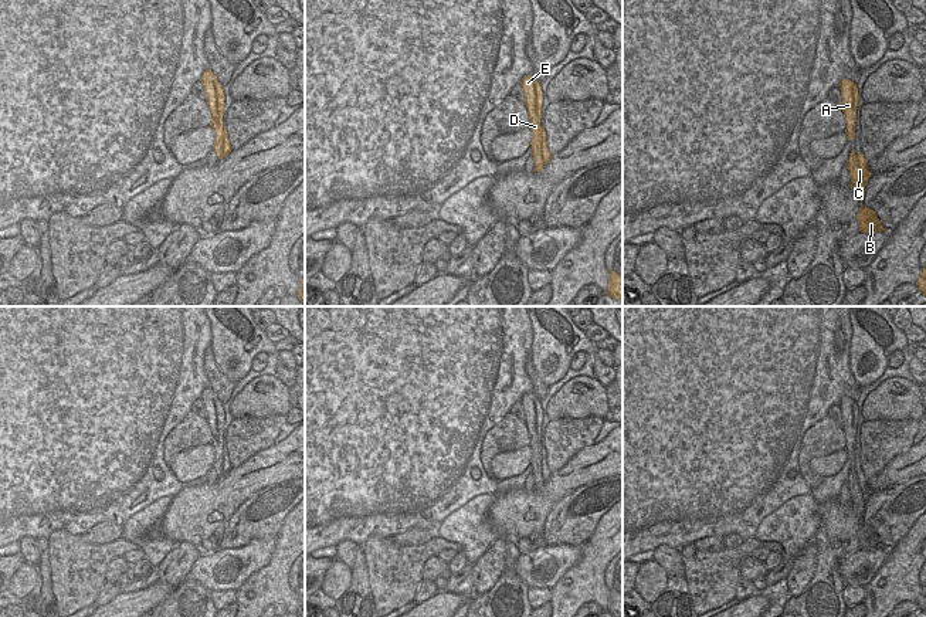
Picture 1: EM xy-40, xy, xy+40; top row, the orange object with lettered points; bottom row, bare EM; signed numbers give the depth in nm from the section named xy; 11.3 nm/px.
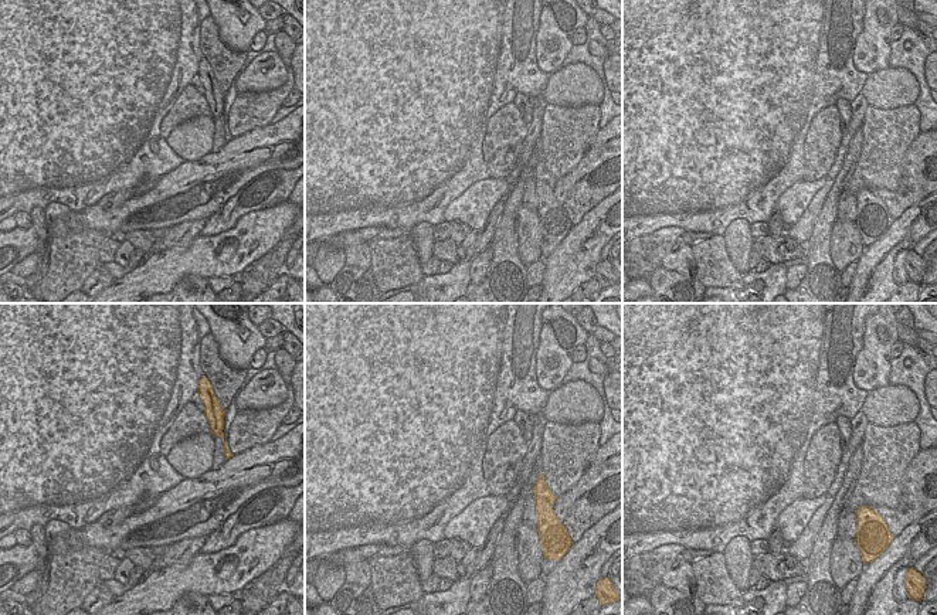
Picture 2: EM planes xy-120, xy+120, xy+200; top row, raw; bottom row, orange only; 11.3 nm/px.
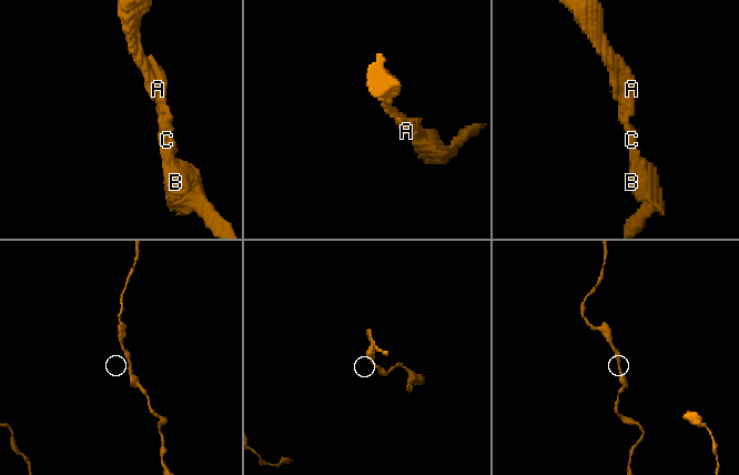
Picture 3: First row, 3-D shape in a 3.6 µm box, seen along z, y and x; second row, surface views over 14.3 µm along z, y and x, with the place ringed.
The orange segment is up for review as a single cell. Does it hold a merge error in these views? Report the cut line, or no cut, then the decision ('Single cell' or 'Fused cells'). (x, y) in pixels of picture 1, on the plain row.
No split. Single cell.

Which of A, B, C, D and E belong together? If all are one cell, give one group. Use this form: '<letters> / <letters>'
A B C D E

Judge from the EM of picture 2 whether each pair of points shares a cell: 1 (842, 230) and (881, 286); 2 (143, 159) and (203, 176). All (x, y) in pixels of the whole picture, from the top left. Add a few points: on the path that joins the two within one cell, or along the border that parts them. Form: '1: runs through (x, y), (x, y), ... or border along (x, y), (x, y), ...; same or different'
1: border along (866, 247), (856, 260); different
2: border along (184, 162), (162, 175), (150, 190); different

